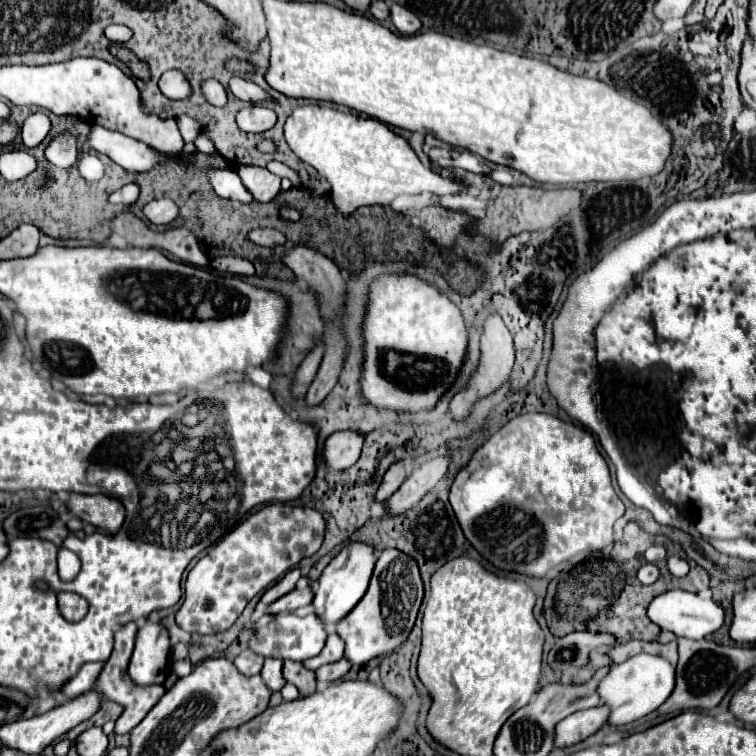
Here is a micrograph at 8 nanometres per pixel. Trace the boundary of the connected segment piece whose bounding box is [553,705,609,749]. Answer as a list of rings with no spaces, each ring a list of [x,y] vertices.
[[[599,705],[565,717],[555,725],[555,739],[553,739],[555,747],[563,749],[587,739],[589,735],[593,735],[605,725],[607,715],[609,715],[609,709],[605,705]]]

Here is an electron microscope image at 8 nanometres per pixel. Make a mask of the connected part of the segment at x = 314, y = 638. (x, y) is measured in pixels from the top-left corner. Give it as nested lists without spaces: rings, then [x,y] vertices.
[[[281,613],[279,617],[275,617],[275,621],[271,621],[265,629],[261,629],[251,637],[249,649],[257,651],[263,657],[305,661],[309,657],[319,655],[321,649],[325,647],[325,641],[327,641],[327,627],[315,613],[309,613],[305,617],[299,617],[295,613]]]

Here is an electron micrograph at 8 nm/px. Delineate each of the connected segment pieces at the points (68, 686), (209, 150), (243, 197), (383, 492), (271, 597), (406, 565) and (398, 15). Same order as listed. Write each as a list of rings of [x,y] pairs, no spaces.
[[[101,661],[85,663],[81,667],[81,671],[73,679],[69,679],[69,683],[65,683],[65,687],[61,689],[63,695],[67,695],[69,699],[73,699],[73,697],[77,697],[77,695],[81,695],[85,691],[91,691],[95,687],[95,681],[97,681],[99,673],[101,673],[101,667],[103,667]]]
[[[199,133],[199,137],[195,139],[195,145],[197,145],[197,151],[201,151],[201,153],[205,153],[205,155],[217,155],[217,149],[213,147],[211,139],[207,139],[207,137],[201,135],[201,133]]]
[[[207,167],[205,169],[205,175],[213,187],[213,191],[223,197],[223,199],[233,199],[233,201],[243,201],[243,203],[249,203],[251,197],[249,197],[249,191],[245,191],[239,175],[225,167],[225,169],[215,169],[215,167]]]
[[[397,461],[397,463],[393,463],[393,465],[387,469],[387,473],[385,473],[383,481],[381,481],[381,487],[379,487],[379,491],[377,491],[377,499],[375,499],[375,501],[381,503],[381,501],[389,499],[389,497],[399,489],[399,485],[403,483],[403,479],[405,479],[405,467],[403,467],[401,461]]]
[[[291,569],[291,571],[285,573],[271,589],[267,589],[259,601],[261,601],[263,605],[271,605],[271,603],[277,601],[279,597],[287,595],[289,591],[293,591],[295,585],[297,585],[297,581],[299,581],[299,577],[301,577],[301,571],[299,571],[299,569]]]
[[[399,549],[381,551],[365,597],[337,623],[337,633],[345,641],[345,657],[353,665],[365,665],[377,655],[393,653],[411,633],[421,601],[423,579],[417,561]]]
[[[401,5],[391,7],[391,19],[393,19],[393,25],[397,27],[397,31],[403,35],[413,35],[421,29],[421,21],[417,19],[417,15],[413,15],[409,9],[405,9]]]

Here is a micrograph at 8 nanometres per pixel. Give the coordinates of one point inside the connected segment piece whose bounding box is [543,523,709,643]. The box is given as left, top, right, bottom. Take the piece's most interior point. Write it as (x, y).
(599, 594)

